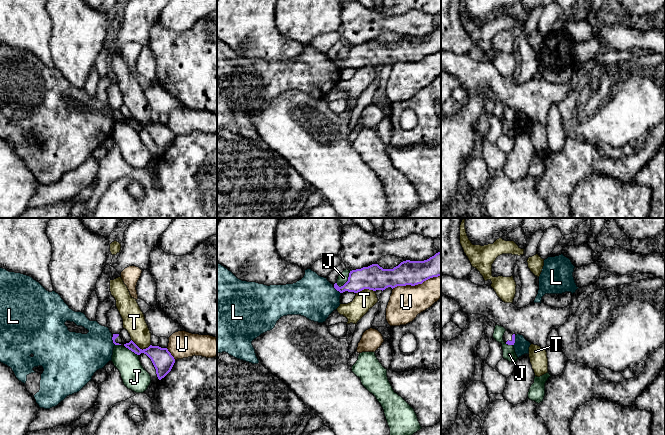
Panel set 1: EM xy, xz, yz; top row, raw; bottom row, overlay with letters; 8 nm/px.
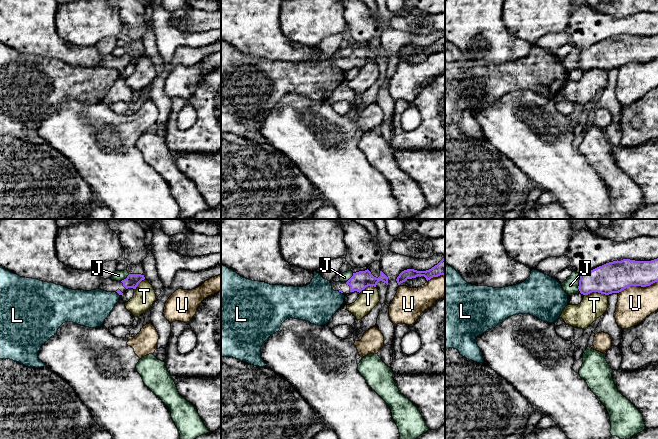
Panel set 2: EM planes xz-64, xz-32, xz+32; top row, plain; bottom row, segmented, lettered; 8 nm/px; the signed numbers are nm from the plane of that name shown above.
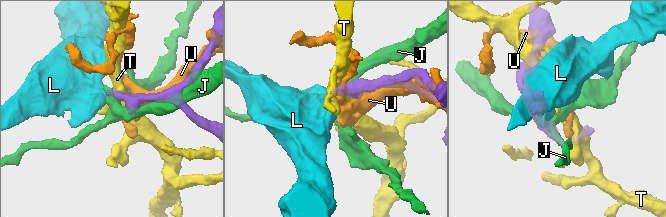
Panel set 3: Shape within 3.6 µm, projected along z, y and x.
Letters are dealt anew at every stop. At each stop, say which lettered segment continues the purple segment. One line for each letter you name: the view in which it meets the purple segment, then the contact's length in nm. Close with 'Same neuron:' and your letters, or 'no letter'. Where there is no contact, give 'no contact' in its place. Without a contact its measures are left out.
Same neuron: no letter

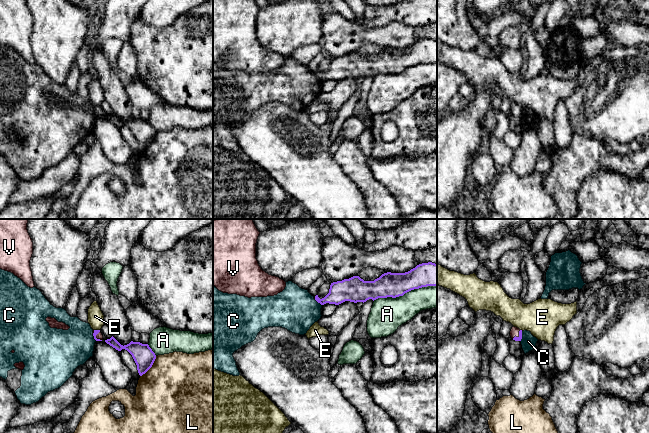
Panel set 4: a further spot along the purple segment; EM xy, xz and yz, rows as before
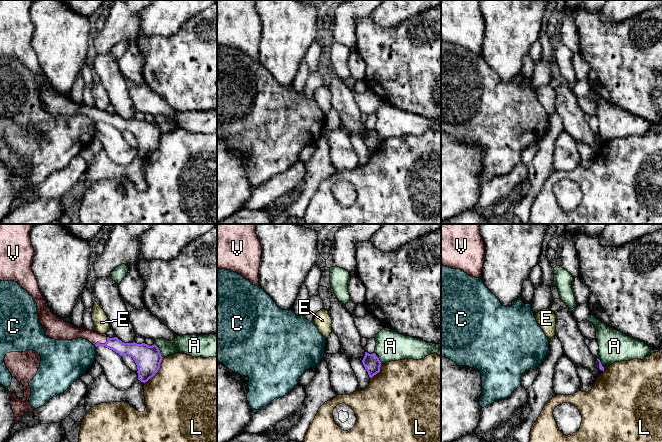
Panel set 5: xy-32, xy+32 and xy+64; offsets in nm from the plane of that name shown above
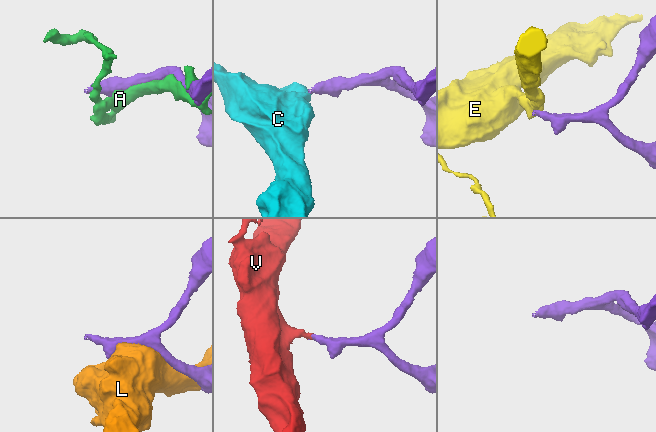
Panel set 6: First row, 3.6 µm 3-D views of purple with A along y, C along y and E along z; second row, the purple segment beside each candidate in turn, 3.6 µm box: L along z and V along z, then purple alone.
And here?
V: contact in yz; length 100 nm
Same neuron: V

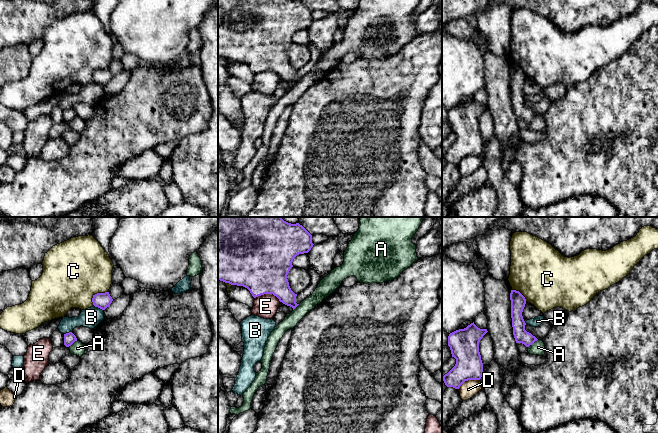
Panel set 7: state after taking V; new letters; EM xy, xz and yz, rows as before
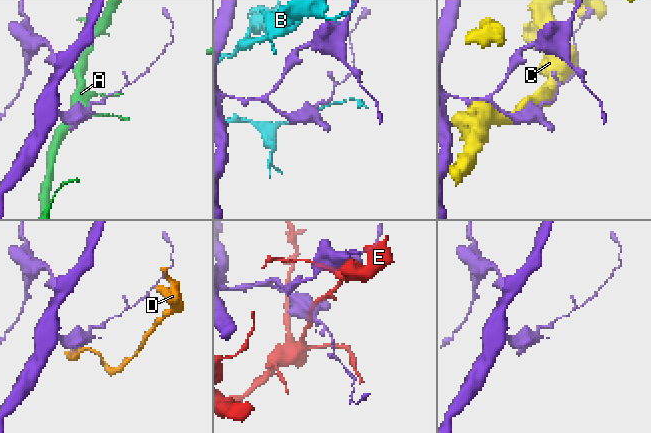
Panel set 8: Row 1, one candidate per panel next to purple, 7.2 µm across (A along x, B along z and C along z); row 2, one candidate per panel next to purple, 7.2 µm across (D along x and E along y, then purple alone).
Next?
Same neuron: no letter

